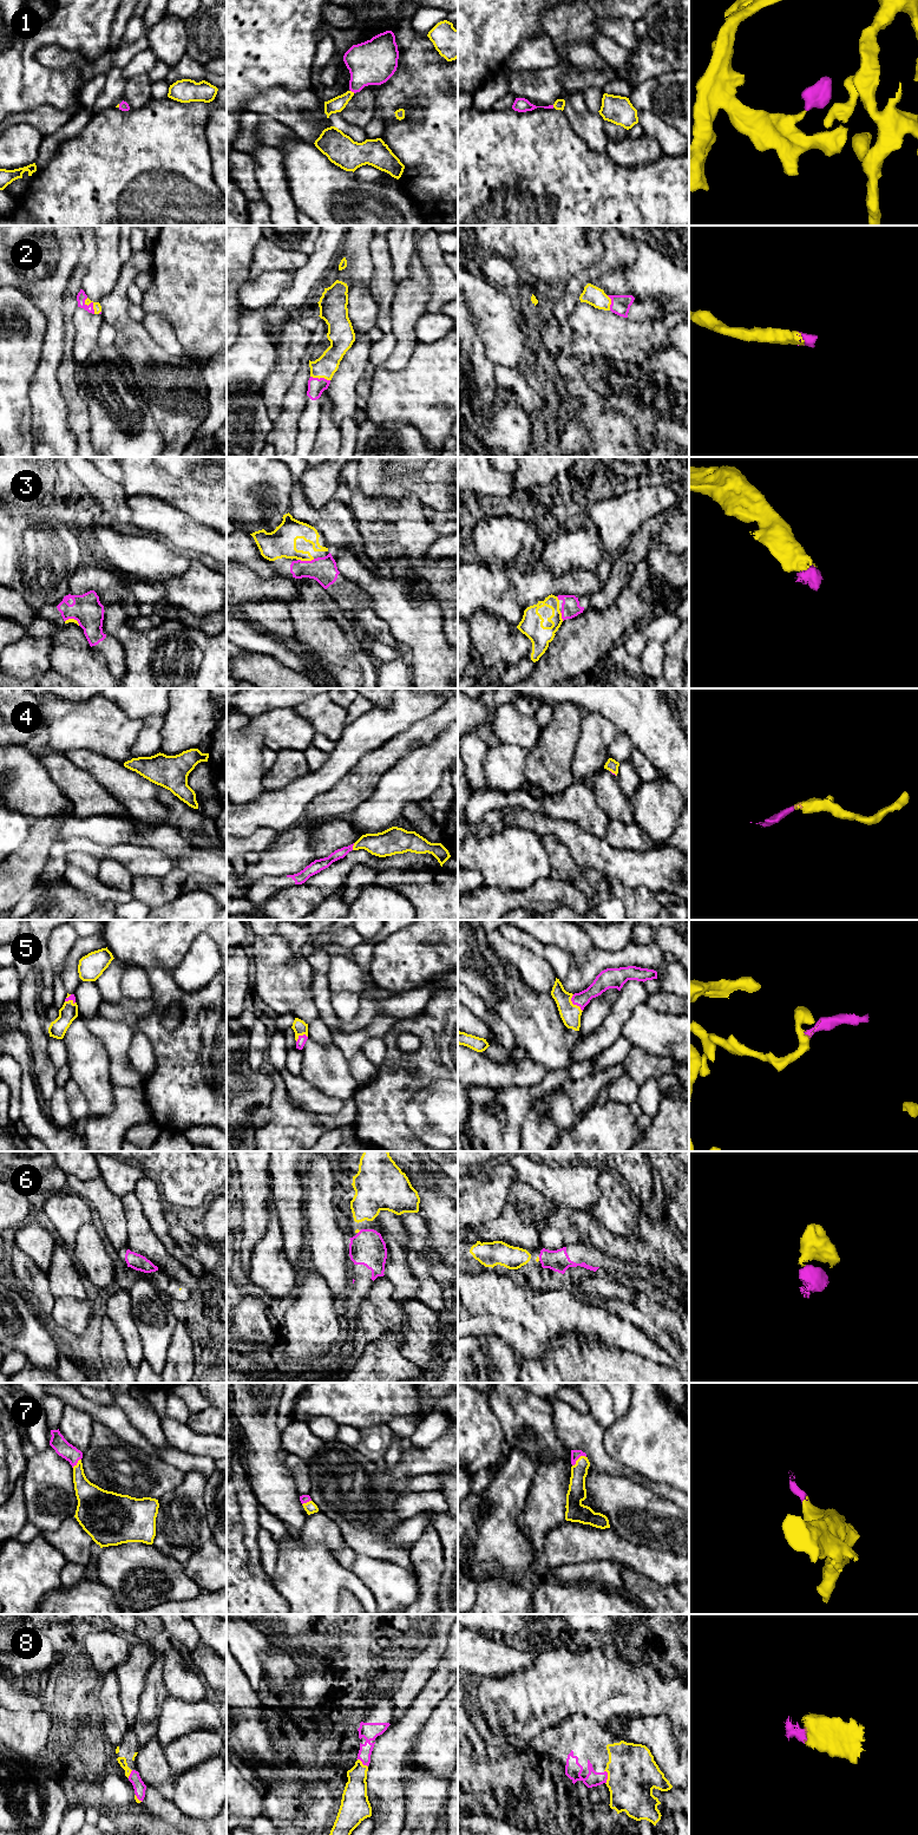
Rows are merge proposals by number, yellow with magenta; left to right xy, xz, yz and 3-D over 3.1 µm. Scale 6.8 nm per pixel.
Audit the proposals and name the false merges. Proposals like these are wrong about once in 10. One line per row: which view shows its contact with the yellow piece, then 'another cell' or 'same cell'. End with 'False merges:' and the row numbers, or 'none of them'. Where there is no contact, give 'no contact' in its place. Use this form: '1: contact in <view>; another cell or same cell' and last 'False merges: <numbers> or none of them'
1: contact in xz; same cell
2: contact in xy; same cell
3: contact in xz; same cell
4: contact in xz; same cell
5: contact in yz; same cell
6: contact in yz; same cell
7: contact in yz; same cell
8: contact in yz; same cell
False merges: none of them

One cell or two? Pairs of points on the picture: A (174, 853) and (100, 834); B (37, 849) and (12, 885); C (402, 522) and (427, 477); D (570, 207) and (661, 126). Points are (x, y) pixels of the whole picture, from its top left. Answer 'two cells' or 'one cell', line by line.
A: one cell
B: one cell
C: two cells
D: two cells

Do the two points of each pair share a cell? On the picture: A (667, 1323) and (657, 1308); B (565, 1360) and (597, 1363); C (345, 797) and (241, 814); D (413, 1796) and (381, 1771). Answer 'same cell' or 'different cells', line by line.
A: same cell
B: same cell
C: different cells
D: different cells

